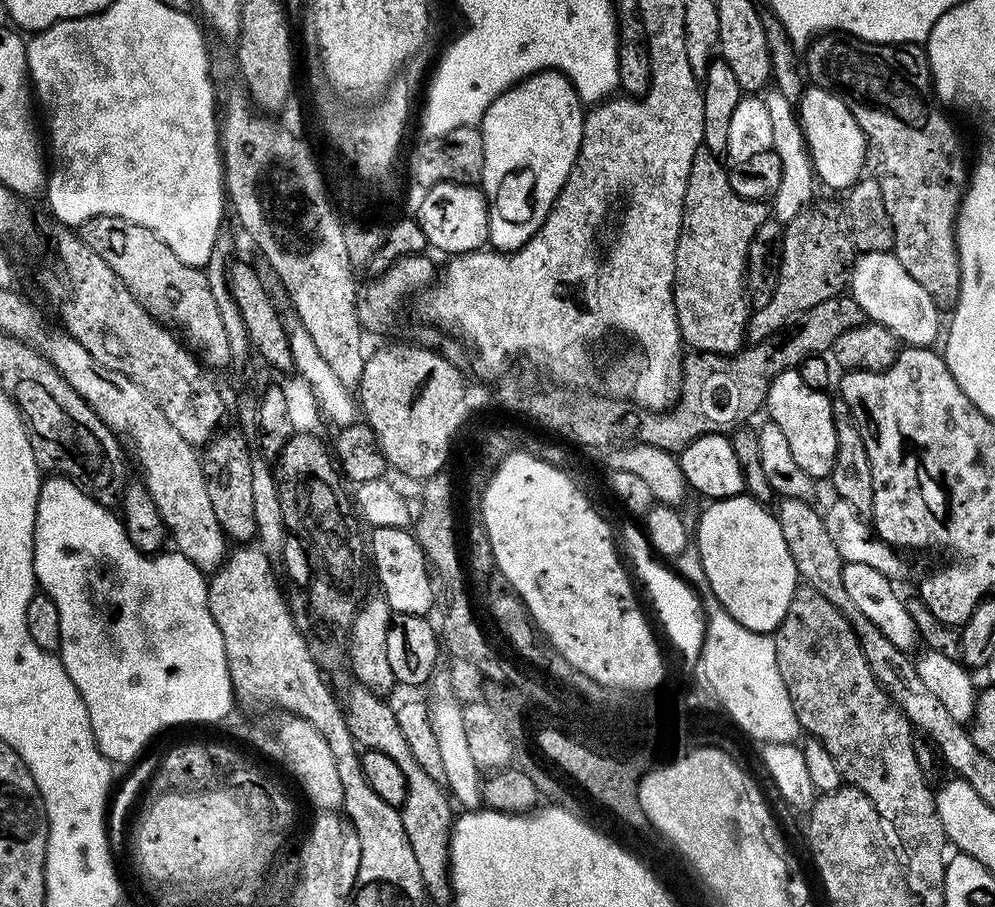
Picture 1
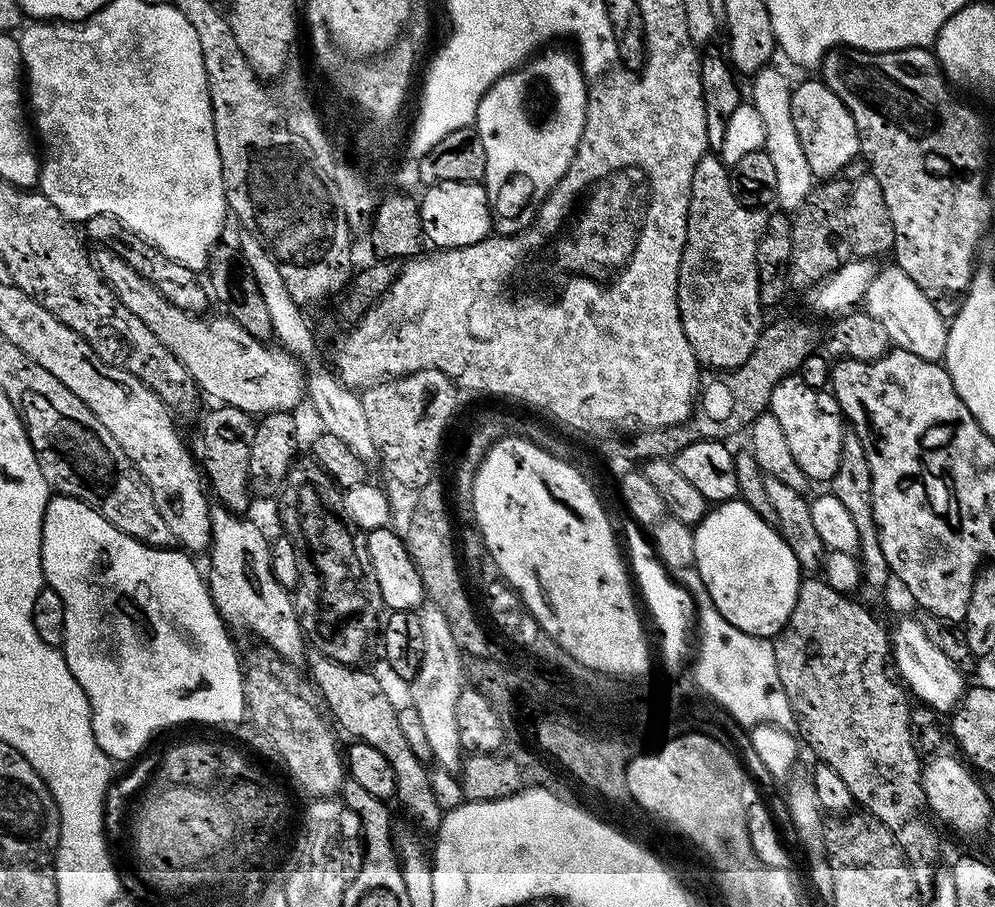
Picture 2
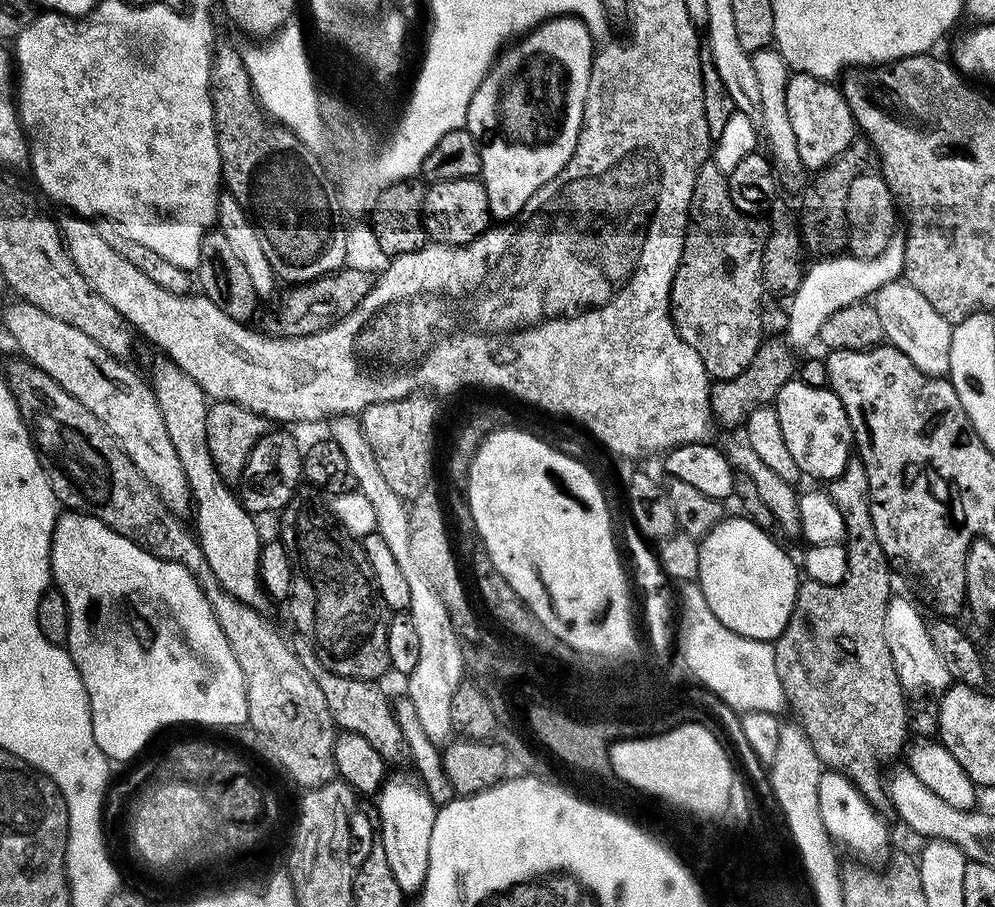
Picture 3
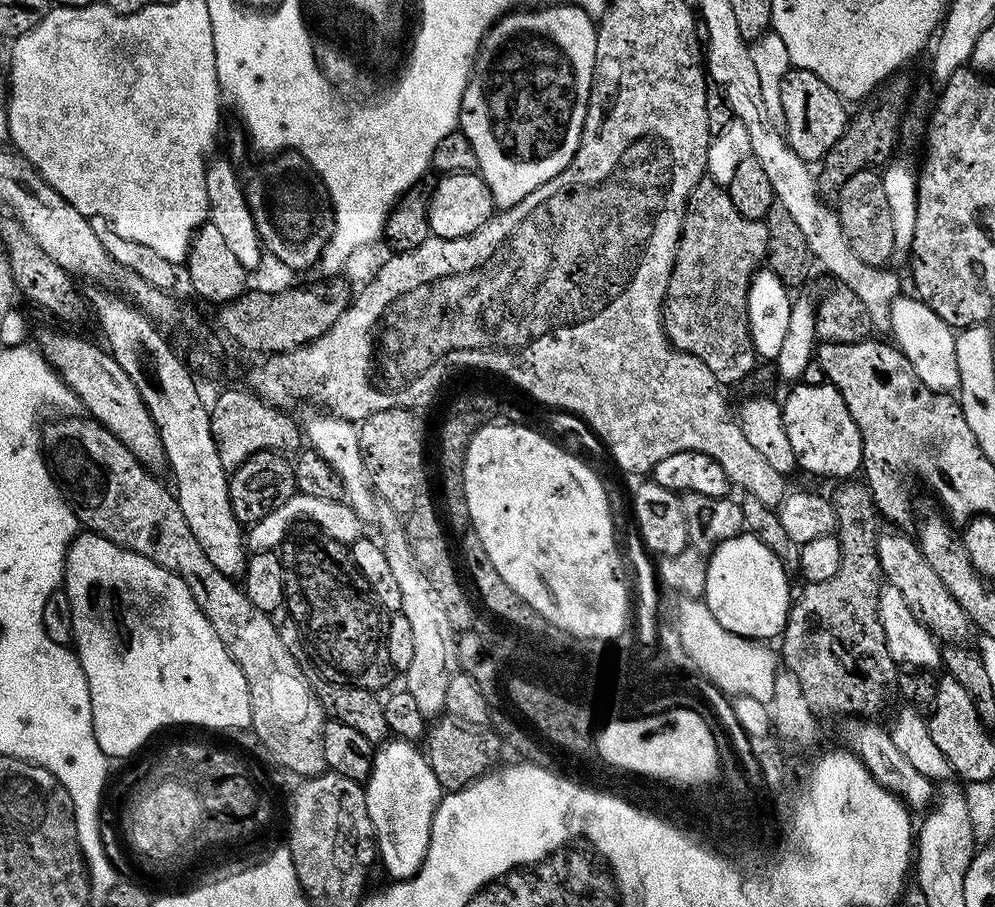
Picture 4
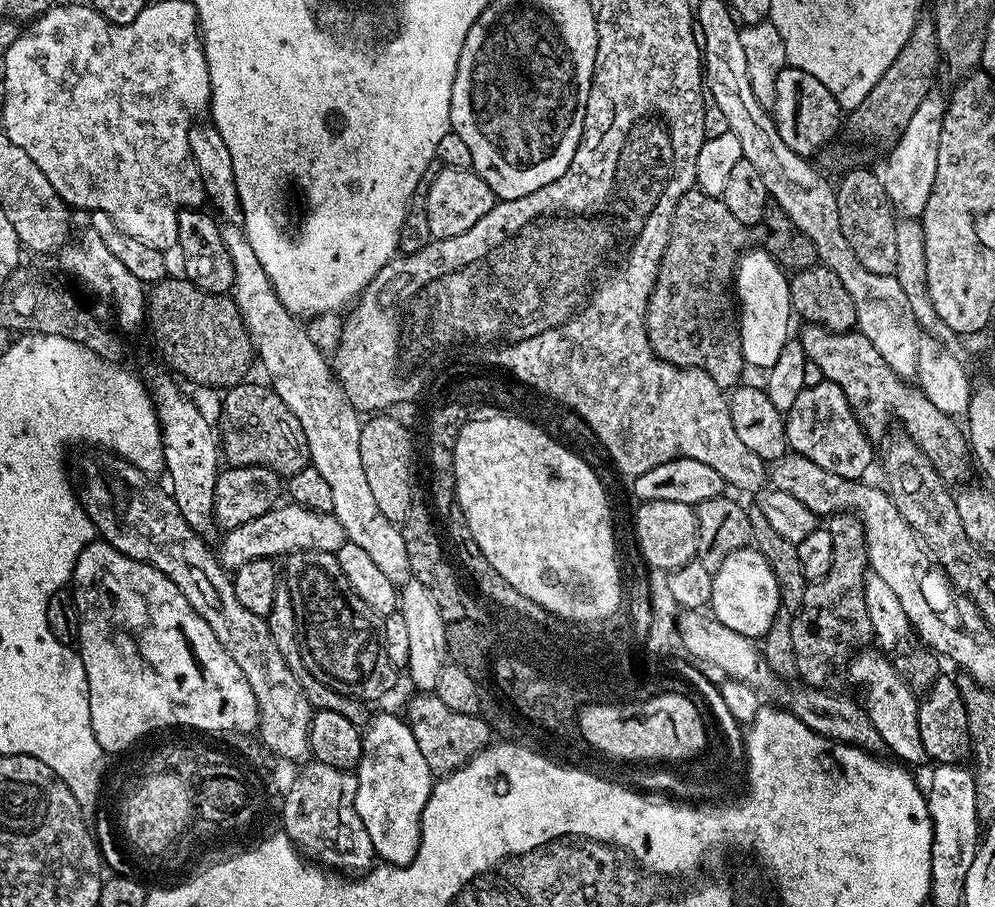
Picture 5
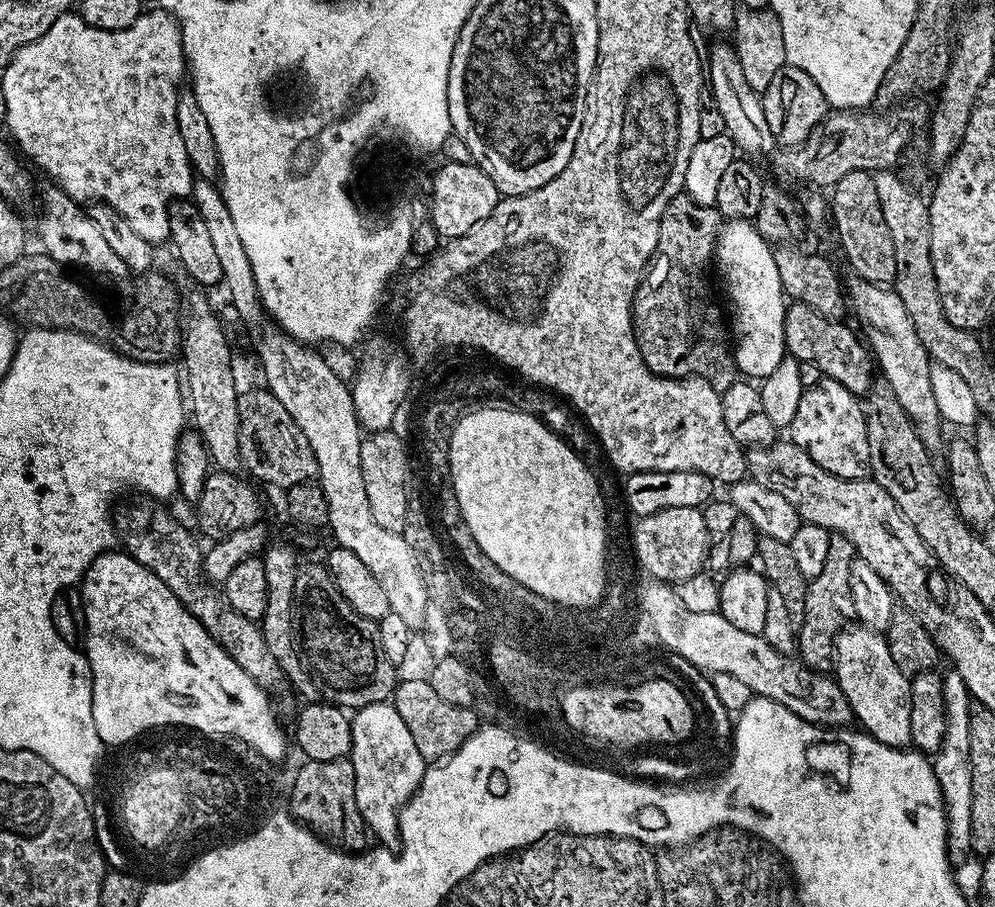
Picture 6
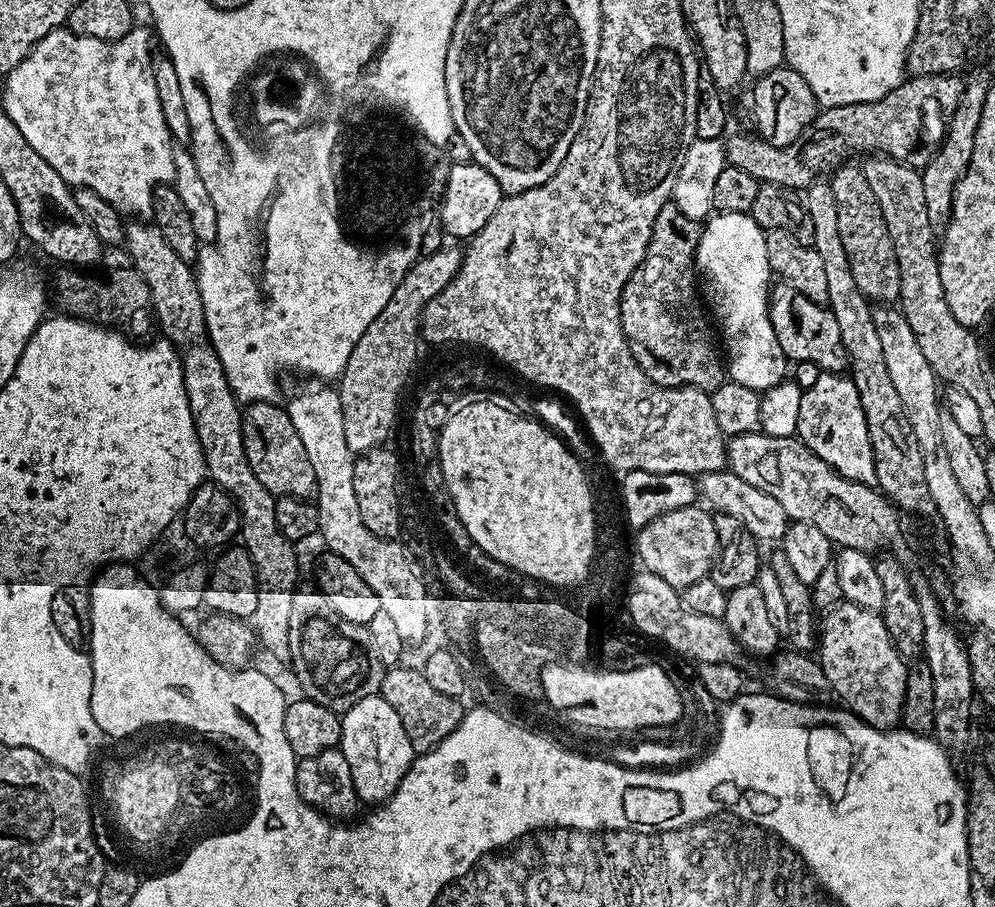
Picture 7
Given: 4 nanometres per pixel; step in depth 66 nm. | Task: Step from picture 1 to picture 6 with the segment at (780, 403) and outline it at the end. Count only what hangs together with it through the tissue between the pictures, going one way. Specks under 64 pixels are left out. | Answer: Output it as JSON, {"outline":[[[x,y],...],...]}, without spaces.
{"outline":[[[824,378],[816,386],[804,389],[802,402],[794,413],[794,422],[786,429],[791,443],[797,444],[822,470],[838,478],[862,480],[870,472],[870,438],[866,438],[866,422],[861,401],[846,386]]]}

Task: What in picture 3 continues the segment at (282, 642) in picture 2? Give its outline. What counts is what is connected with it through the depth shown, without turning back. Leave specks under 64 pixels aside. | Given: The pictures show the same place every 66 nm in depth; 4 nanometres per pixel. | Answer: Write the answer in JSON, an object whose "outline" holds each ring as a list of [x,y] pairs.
{"outline":[[[163,354],[157,357],[152,364],[150,387],[158,398],[166,431],[170,433],[170,442],[174,442],[174,450],[178,450],[182,470],[186,470],[186,478],[190,482],[192,507],[196,516],[194,535],[200,541],[202,554],[206,554],[206,562],[210,562],[210,570],[214,570],[216,581],[244,604],[263,609],[266,589],[260,583],[262,535],[252,521],[255,520],[253,513],[240,505],[239,495],[220,477],[210,458],[210,448],[206,446],[208,404],[204,392],[198,382],[194,382],[194,378],[190,378],[190,374],[183,372],[173,360]]]}

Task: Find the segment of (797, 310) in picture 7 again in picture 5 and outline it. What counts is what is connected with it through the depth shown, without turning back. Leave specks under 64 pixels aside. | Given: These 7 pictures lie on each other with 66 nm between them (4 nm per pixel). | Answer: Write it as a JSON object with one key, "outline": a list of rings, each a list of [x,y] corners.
{"outline":[[[805,323],[803,327],[798,333],[798,339],[804,356],[822,370],[825,380],[829,380],[842,390],[842,394],[846,394],[846,402],[850,402],[852,413],[856,415],[857,422],[869,440],[880,442],[885,439],[889,431],[889,412],[894,419],[900,420],[899,427],[904,435],[924,451],[926,458],[930,458],[941,476],[948,478],[951,477],[951,472],[964,472],[968,464],[970,468],[970,445],[965,429],[961,425],[959,428],[956,425],[959,423],[953,417],[938,410],[938,406],[934,406],[934,402],[930,402],[930,398],[926,398],[919,387],[894,374],[894,370],[890,370],[890,366],[886,364],[886,358],[882,358],[882,354],[874,350],[870,338],[866,338],[858,330],[831,332],[810,323]]]}

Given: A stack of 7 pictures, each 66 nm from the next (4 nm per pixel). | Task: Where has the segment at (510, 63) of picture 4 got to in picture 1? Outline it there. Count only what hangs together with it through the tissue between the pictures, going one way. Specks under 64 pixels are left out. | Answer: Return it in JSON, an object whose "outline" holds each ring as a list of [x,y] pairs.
{"outline":[[[555,70],[535,72],[533,76],[524,77],[486,110],[478,127],[484,143],[482,187],[488,197],[488,244],[495,251],[517,252],[542,226],[580,154],[585,115],[585,105],[574,86],[562,72]]]}

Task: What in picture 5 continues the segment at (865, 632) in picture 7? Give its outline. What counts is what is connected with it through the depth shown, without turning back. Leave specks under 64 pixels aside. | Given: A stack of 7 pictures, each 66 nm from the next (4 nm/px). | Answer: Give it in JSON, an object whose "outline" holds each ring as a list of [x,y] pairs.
{"outline":[[[861,650],[852,657],[852,661],[848,663],[847,679],[853,680],[864,691],[862,703],[868,711],[870,722],[874,722],[874,730],[878,730],[885,749],[889,753],[892,751],[897,756],[893,757],[905,765],[925,763],[922,738],[918,734],[920,700],[917,693],[912,692],[910,686],[906,686],[906,682],[898,674],[895,663],[889,657],[887,660],[884,657],[887,655],[883,651],[872,651]]]}

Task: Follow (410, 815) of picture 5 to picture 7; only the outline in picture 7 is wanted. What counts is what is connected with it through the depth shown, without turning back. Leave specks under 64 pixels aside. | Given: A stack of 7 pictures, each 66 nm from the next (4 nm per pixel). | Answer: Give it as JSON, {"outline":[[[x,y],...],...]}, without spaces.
{"outline":[[[379,694],[362,698],[362,702],[344,709],[340,716],[338,747],[346,762],[350,762],[357,797],[371,806],[383,805],[393,796],[414,759],[414,745],[406,730],[402,730],[398,710]]]}

